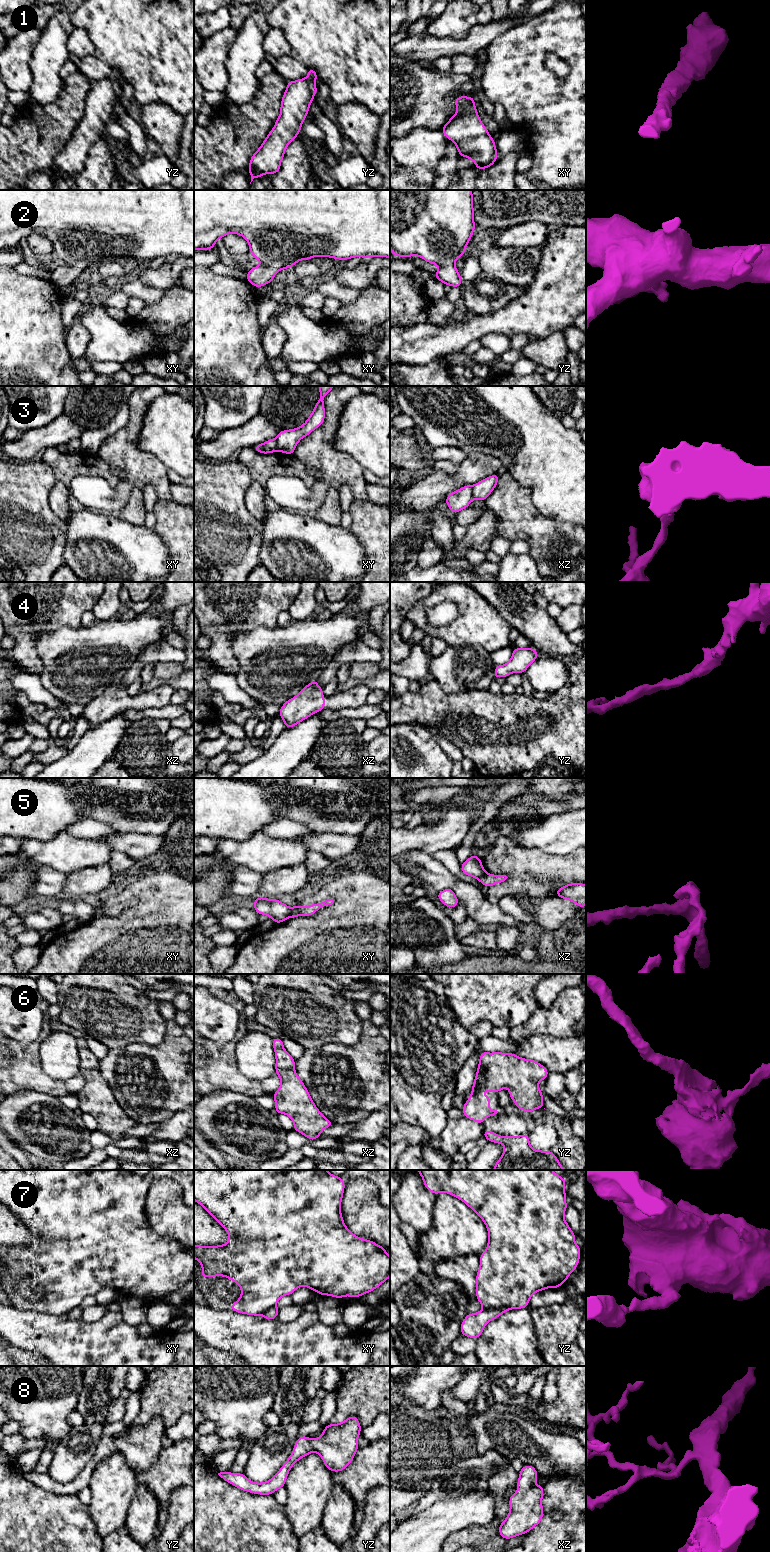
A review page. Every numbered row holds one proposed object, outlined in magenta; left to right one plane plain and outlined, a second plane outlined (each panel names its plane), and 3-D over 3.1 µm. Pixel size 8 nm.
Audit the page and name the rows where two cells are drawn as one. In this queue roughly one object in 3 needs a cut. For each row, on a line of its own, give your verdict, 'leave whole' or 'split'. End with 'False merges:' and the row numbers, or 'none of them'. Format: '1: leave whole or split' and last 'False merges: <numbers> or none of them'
1: leave whole
2: leave whole
3: split
4: leave whole
5: split
6: leave whole
7: split
8: leave whole
False merges: 3, 5, 7

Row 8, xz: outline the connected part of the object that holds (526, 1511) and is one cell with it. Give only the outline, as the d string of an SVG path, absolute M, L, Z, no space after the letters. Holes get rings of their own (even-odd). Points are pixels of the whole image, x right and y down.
M524 1465L519 1471L518 1491L509 1497L509 1513L498 1529L505 1540L528 1533L542 1521L544 1489L535 1484L537 1476L532 1465Z

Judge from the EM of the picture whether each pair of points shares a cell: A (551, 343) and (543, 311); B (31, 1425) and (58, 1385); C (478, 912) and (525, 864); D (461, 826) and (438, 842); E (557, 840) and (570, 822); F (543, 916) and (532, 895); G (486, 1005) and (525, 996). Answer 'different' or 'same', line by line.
A: different
B: same
C: different
D: same
E: same
F: different
G: same

